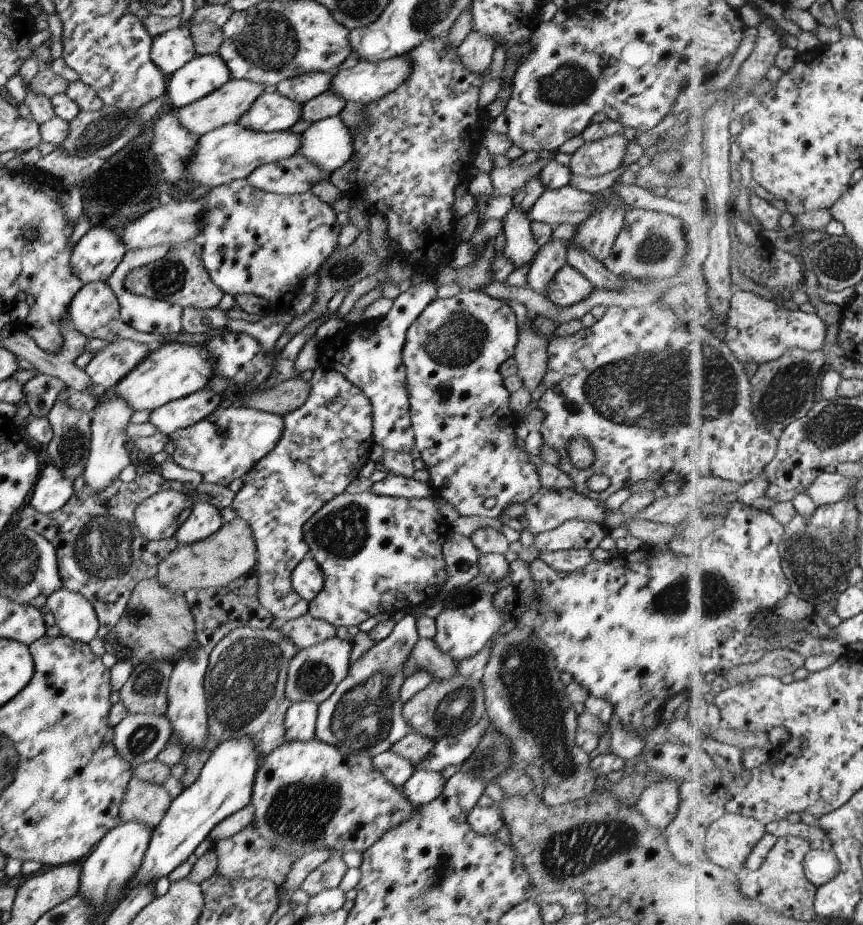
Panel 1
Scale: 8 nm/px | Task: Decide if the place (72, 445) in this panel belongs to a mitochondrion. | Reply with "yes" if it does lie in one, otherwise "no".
yes

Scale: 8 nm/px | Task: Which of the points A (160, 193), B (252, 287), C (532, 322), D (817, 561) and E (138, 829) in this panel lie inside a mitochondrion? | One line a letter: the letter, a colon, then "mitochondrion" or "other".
A: other
B: other
C: other
D: mitochondrion
E: other

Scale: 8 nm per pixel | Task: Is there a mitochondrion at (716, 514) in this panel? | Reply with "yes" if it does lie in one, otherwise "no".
yes

